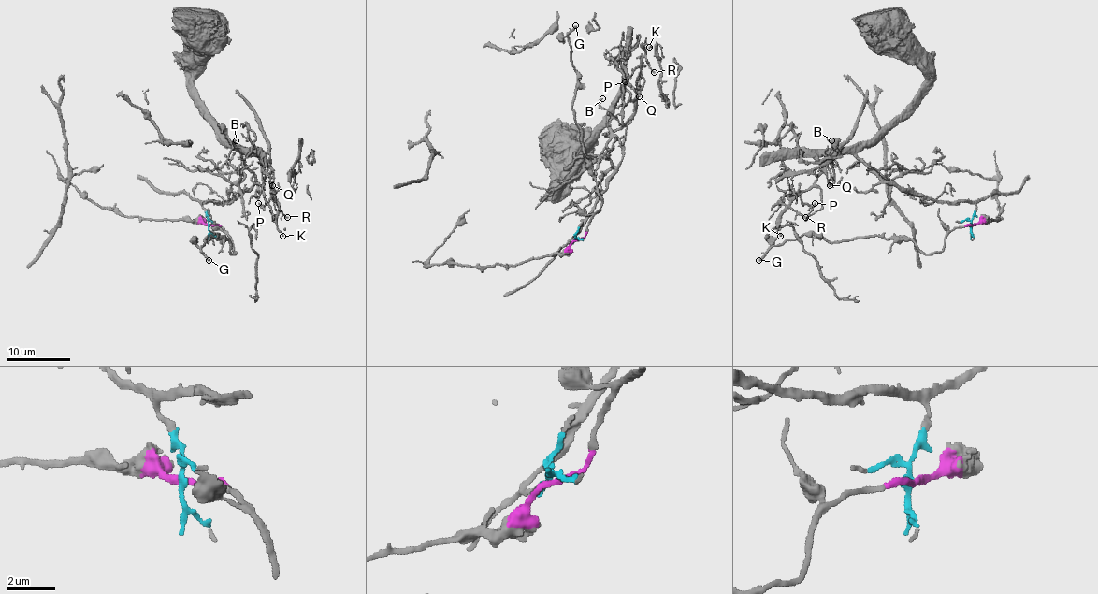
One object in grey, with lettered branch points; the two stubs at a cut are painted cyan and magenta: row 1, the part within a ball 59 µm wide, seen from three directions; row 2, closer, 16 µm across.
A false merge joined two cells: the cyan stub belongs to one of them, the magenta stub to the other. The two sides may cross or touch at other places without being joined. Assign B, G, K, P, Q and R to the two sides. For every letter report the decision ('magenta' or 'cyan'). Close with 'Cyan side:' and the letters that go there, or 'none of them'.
B: cyan
G: magenta
K: cyan
P: cyan
Q: cyan
R: cyan
Cyan side: B, K, P, Q, R

